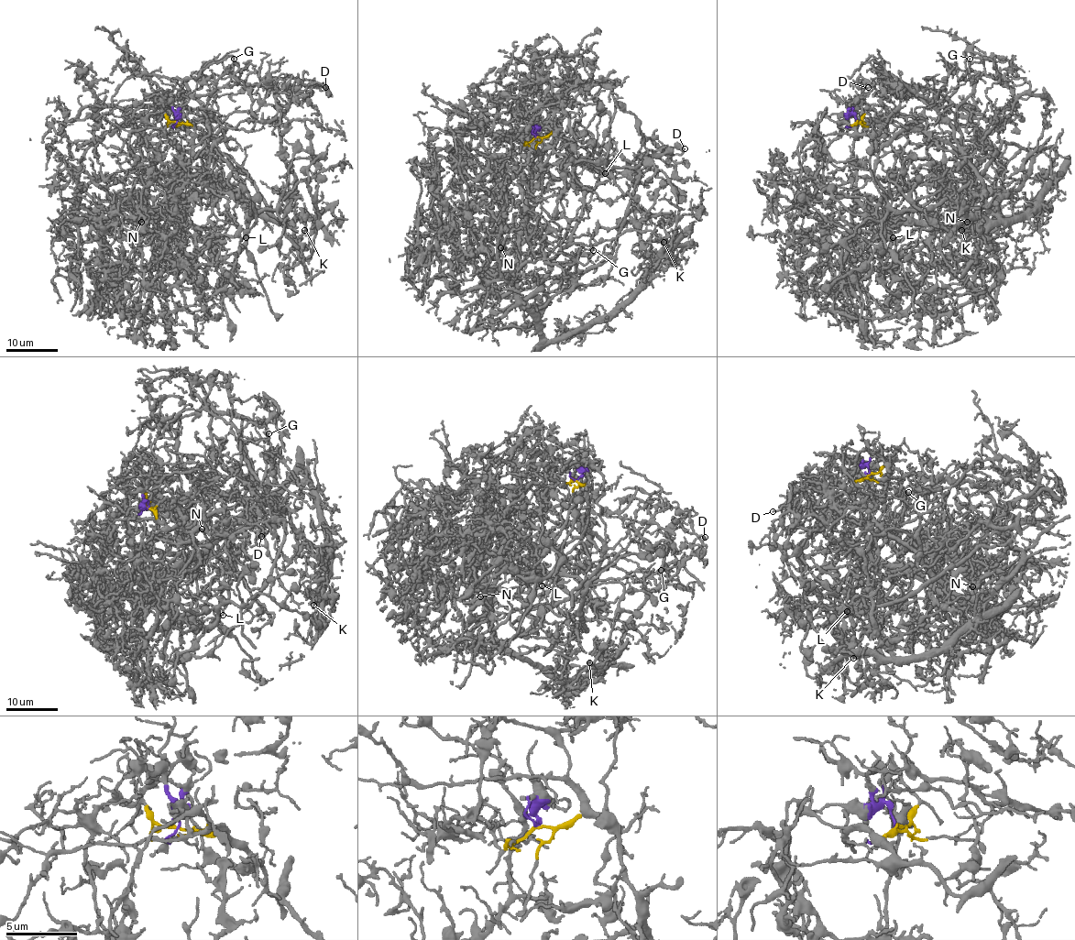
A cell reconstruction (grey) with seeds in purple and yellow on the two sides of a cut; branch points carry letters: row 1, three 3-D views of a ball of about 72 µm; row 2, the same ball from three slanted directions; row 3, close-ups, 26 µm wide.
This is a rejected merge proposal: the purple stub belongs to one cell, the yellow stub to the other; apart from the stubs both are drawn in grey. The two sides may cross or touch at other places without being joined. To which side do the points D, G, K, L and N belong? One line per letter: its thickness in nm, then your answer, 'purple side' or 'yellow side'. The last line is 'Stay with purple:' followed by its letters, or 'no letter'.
D: 150 nm thick; purple side
G: 120 nm thick; yellow side
K: 130 nm thick; purple side
L: 140 nm thick; yellow side
N: 120 nm thick; purple side
Stay with purple: D, K, N

